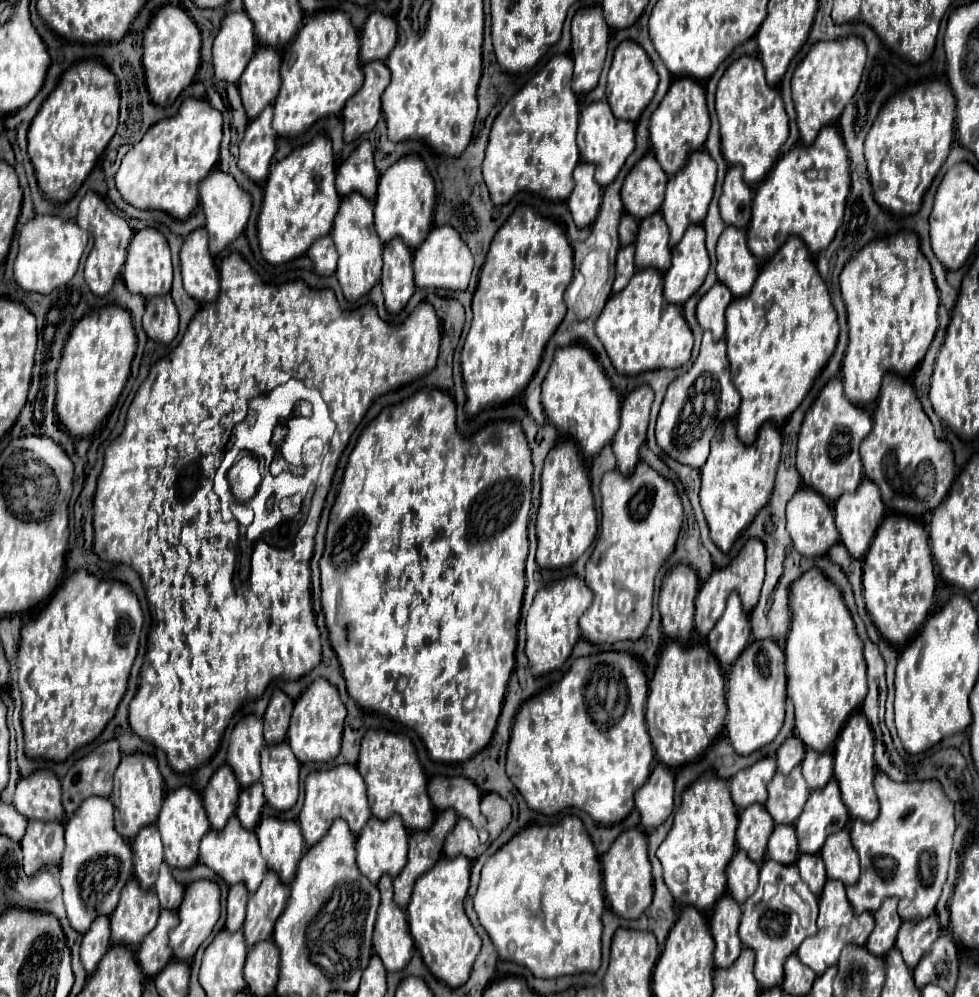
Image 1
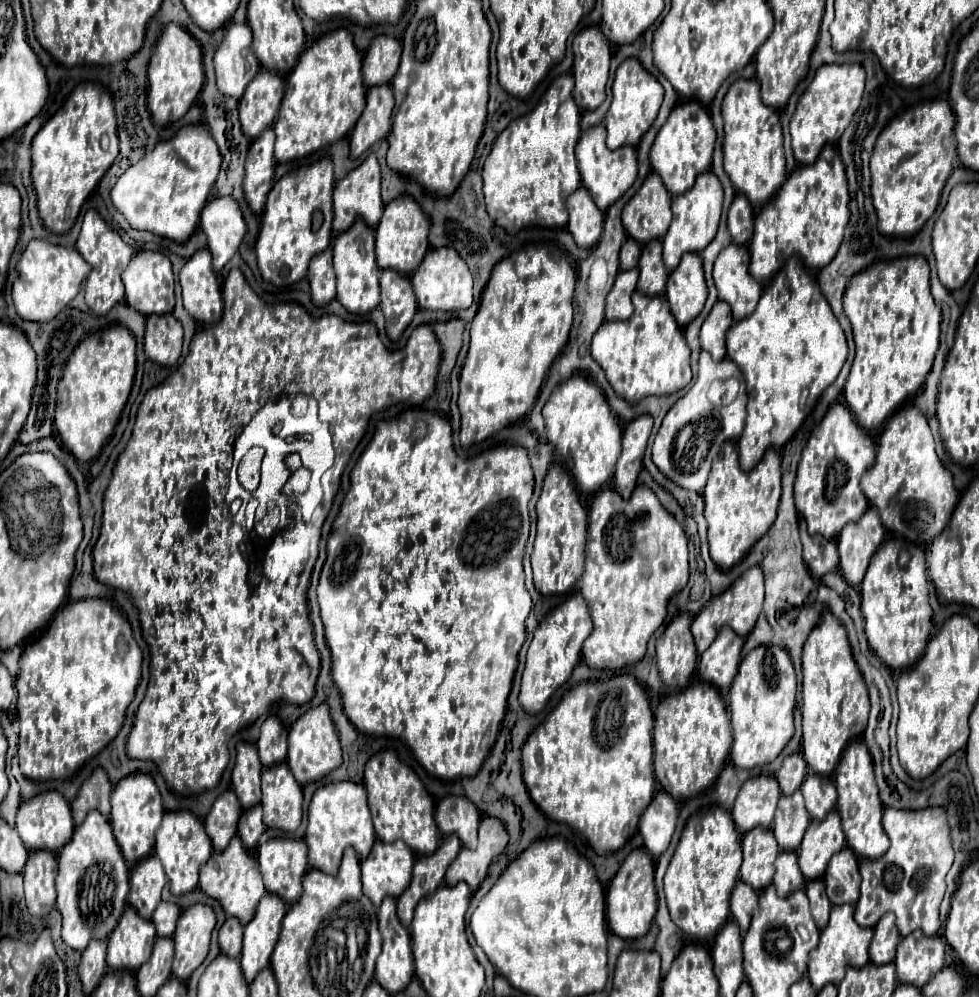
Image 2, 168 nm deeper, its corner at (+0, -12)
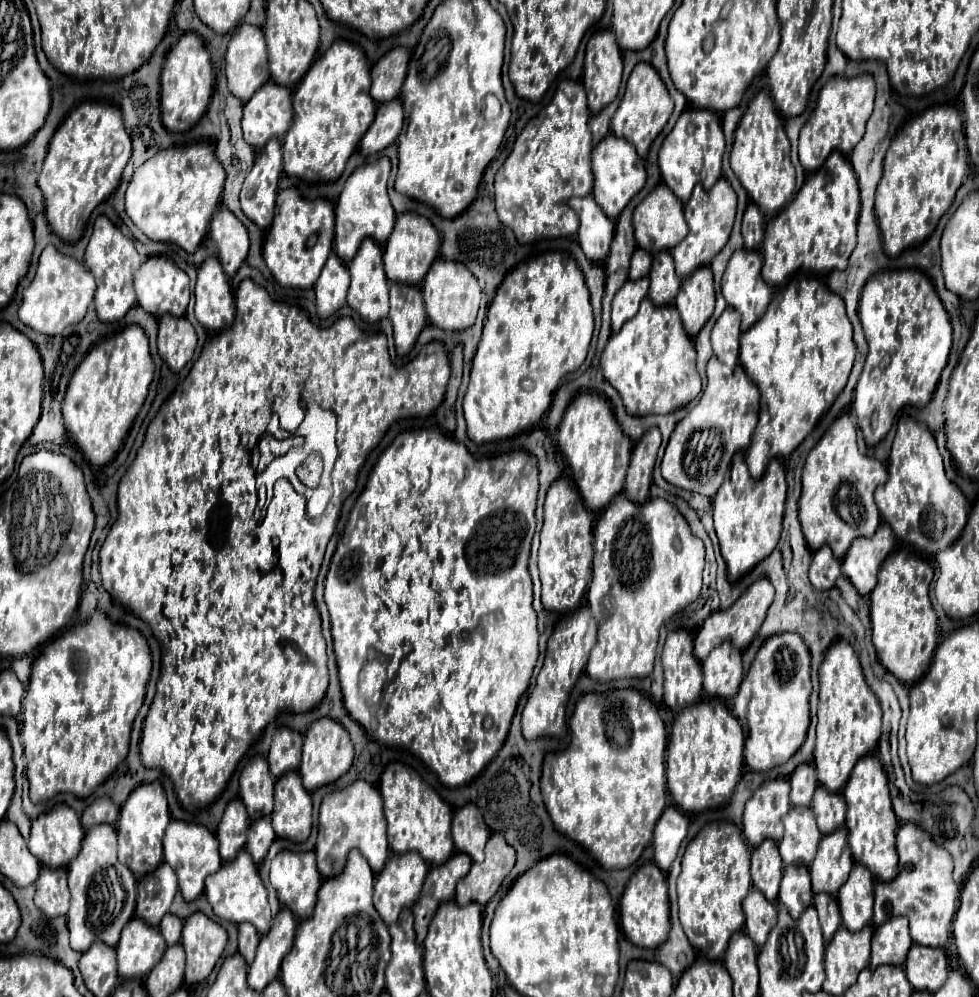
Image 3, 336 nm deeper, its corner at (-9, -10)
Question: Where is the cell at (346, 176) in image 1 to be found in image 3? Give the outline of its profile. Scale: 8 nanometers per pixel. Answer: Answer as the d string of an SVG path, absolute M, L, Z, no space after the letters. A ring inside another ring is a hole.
M381 157L373 163L357 167L351 177L345 181L345 187L339 195L337 207L335 207L335 253L349 261L355 251L359 249L359 243L365 237L373 237L377 243L385 243L387 235L391 235L395 225L395 209L391 207L389 195L387 195L387 179L391 173L391 161L389 157Z

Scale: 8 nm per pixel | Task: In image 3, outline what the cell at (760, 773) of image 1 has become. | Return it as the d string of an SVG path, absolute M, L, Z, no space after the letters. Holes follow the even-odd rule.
M783 777L769 779L759 785L759 789L745 803L743 813L743 837L757 847L763 839L779 841L783 837L783 817L787 815L789 801L789 781Z

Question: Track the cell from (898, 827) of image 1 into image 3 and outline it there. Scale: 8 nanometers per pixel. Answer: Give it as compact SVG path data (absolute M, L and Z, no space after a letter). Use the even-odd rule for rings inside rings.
M901 823L897 829L899 871L893 881L875 883L873 923L879 927L897 915L905 915L911 927L911 939L919 945L943 947L953 929L953 917L959 903L959 885L953 881L953 857L935 845L931 835L915 823Z

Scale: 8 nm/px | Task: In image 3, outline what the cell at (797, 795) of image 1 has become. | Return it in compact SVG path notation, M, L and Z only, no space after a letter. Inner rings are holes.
M791 807L783 819L783 825L785 835L779 843L783 863L803 863L809 867L821 839L821 831L815 823L815 813L811 811L811 807Z

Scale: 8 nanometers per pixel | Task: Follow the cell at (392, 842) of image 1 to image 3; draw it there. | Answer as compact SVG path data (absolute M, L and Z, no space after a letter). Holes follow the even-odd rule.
M407 851L401 855L391 855L385 867L375 877L373 905L381 919L391 925L403 907L411 907L419 895L419 887L429 871L421 855Z

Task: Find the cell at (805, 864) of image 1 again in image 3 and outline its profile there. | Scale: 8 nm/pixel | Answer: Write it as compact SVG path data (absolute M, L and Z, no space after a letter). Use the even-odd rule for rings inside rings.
M817 893L815 895L815 907L819 911L819 923L823 929L823 937L825 943L831 941L831 937L835 935L835 931L841 925L841 915L839 915L839 905L835 901L833 895L827 893Z

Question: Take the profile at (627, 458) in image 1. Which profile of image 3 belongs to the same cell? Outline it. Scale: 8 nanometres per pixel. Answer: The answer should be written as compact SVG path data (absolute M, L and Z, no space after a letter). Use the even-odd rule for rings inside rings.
M653 427L637 441L631 453L631 465L625 481L625 495L633 503L645 503L649 497L651 473L653 473L659 445L661 445L661 431Z

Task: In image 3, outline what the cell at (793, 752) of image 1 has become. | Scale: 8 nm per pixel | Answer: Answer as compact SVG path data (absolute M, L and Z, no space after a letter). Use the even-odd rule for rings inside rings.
M801 763L791 773L791 803L795 807L809 807L815 785L819 785L815 767L811 763Z

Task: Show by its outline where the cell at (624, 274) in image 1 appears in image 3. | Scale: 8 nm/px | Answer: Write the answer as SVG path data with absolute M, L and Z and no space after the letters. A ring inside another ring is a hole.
M637 279L637 281L627 281L613 297L613 309L611 309L611 319L613 319L613 331L619 331L621 325L629 319L635 317L639 303L647 297L649 289L649 279Z

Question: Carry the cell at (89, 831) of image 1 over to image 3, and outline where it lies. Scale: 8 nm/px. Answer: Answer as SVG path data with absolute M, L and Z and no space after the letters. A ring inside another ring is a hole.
M101 823L87 831L79 855L69 863L71 909L67 927L71 931L71 947L87 951L95 939L115 947L123 925L135 913L135 875L117 859L117 831L113 825Z

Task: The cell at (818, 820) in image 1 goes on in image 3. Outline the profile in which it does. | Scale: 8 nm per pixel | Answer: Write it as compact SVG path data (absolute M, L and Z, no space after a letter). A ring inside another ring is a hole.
M837 829L835 833L825 835L819 841L815 861L809 867L813 893L827 891L829 895L835 895L841 883L845 883L847 873L853 867L851 847L847 847L845 841L847 841L845 829Z

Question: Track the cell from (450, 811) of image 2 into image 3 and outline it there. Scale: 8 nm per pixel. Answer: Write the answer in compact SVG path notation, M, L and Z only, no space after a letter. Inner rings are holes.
M465 803L453 813L451 831L455 839L455 849L467 853L473 861L483 861L485 841L491 835L483 821L481 809L475 803Z

